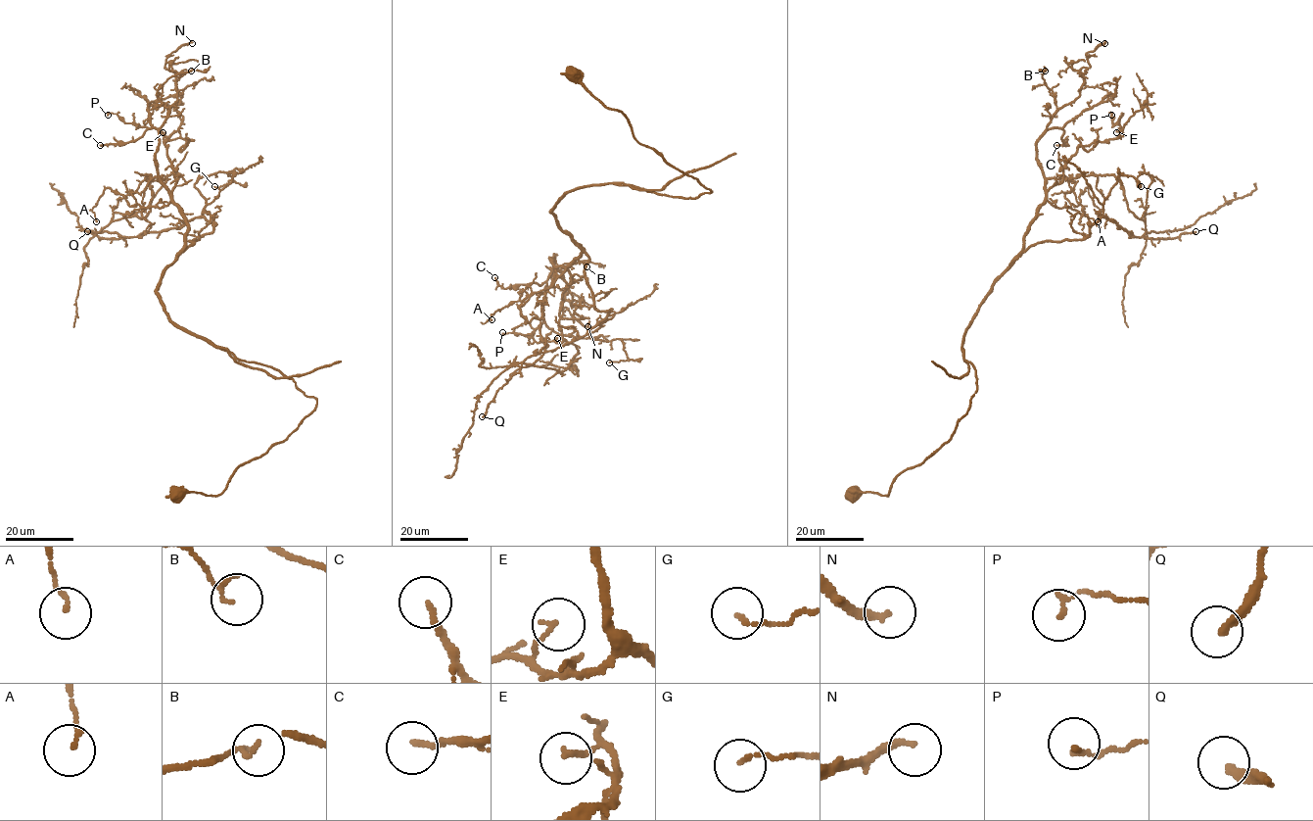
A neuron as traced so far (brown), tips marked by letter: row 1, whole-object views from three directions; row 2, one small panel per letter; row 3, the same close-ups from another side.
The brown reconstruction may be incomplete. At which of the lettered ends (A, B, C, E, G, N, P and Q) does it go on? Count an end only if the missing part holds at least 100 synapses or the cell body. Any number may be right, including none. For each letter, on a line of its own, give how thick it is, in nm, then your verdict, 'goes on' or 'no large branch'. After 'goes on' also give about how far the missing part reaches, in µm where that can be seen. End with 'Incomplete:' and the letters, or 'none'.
A: 120 nm thick; no large branch
B: 80 nm thick; no large branch
C: 170 nm thick; no large branch
E: 120 nm thick; no large branch
G: 100 nm thick; no large branch
N: 220 nm thick; no large branch
P: 140 nm thick; no large branch
Q: 260 nm thick; no large branch
Incomplete: none

